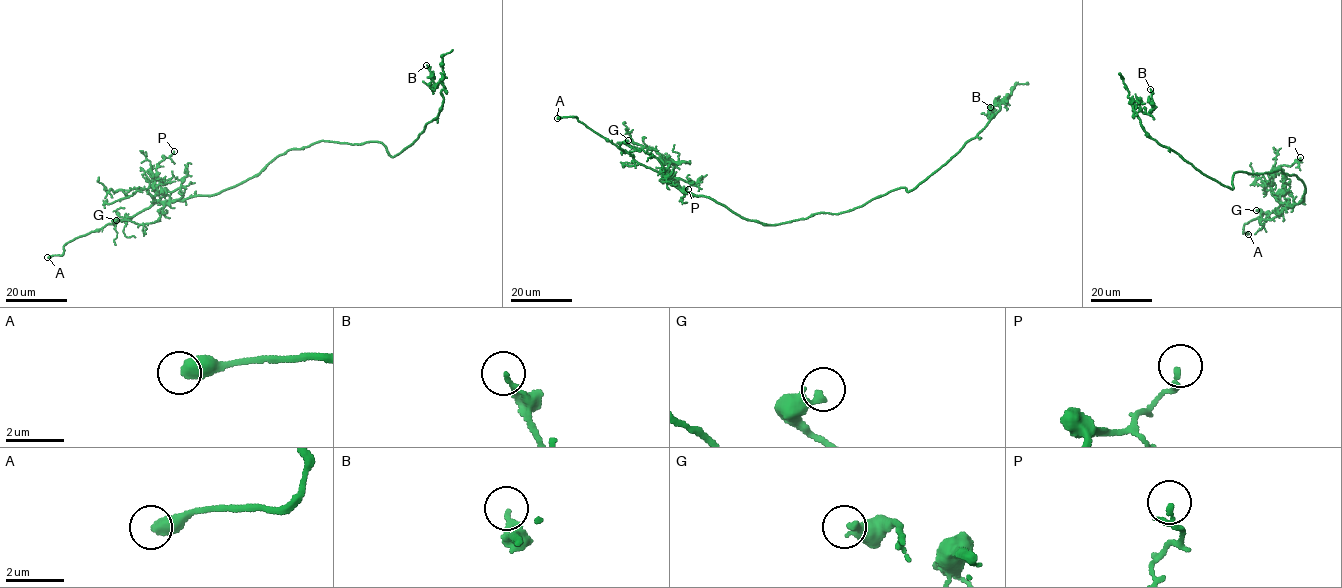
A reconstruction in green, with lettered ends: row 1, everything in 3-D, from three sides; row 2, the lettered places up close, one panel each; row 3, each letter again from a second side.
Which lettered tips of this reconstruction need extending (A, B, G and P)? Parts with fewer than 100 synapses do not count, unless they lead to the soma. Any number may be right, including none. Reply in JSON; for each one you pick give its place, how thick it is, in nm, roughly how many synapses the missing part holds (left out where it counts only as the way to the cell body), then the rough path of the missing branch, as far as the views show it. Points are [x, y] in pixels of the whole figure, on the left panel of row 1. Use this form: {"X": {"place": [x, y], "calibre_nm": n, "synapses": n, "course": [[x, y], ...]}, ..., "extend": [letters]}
{"A": {"place": [47, 257], "calibre_nm": 480, "course": [[47, 257], [38, 254], [26, 257], [10, 269], [0, 272]]}, "extend": ["A"]}

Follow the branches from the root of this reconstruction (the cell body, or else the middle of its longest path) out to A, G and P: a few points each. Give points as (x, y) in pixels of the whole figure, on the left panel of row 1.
A: (307, 146), (288, 150), (258, 173), (217, 194), (155, 201), (74, 238), (61, 255), (47, 257)
G: (307, 146), (288, 150), (258, 173), (217, 194), (171, 200), (154, 222), (116, 220)
P: (307, 146), (288, 150), (258, 173), (217, 194), (154, 202), (157, 193), (153, 186), (157, 164), (174, 151)

